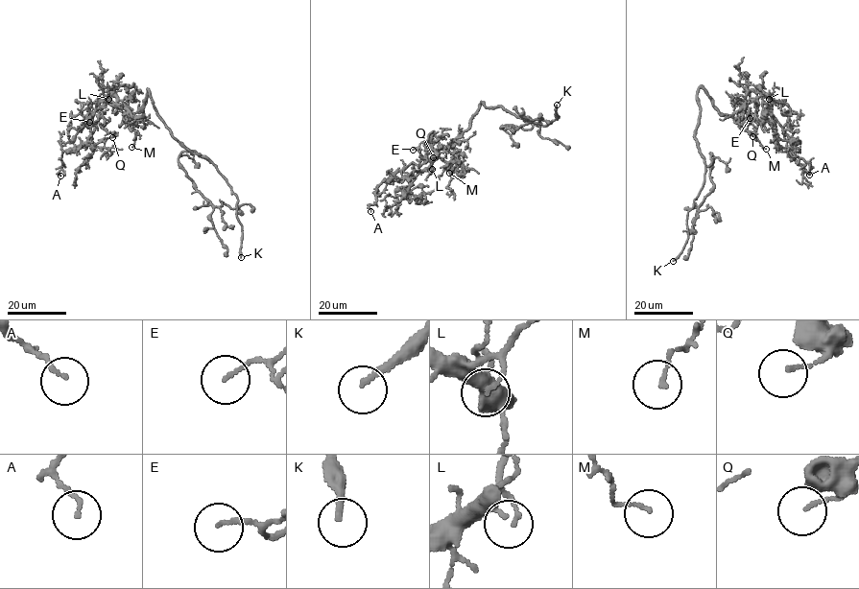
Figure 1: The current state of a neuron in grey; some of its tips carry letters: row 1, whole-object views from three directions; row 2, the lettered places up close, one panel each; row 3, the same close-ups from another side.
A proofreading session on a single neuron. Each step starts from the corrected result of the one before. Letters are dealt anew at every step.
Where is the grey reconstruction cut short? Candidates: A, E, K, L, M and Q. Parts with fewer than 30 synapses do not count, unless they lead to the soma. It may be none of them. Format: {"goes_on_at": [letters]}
{"goes_on_at": ["K"]}

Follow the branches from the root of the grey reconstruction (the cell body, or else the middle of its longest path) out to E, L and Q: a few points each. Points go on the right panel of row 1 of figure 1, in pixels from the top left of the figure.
E: (698, 100), (702, 87), (712, 105), (727, 115), (754, 99), (758, 105), (754, 117), (750, 118)
L: (698, 100), (698, 90), (702, 87), (712, 105), (727, 115), (734, 113), (751, 91), (770, 96), (769, 99)
Q: (698, 100), (702, 87), (712, 105), (727, 115), (754, 99), (758, 105), (746, 130), (752, 136)

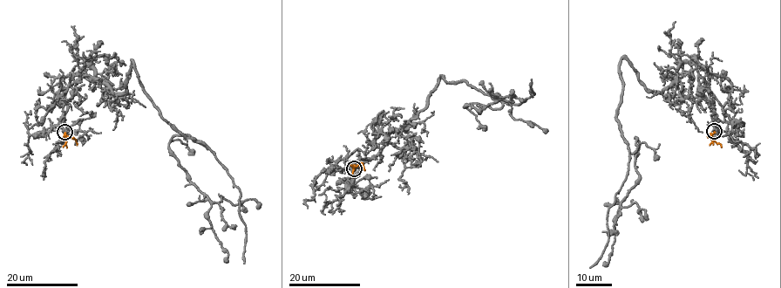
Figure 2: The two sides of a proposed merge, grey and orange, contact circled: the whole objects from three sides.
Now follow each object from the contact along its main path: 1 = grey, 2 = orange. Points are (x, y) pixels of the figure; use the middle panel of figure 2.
1: (354, 168), (423, 108), (441, 76), (503, 104), (464, 107), (506, 100), (516, 120), (546, 133)
2: (354, 168), (359, 164), (364, 170)

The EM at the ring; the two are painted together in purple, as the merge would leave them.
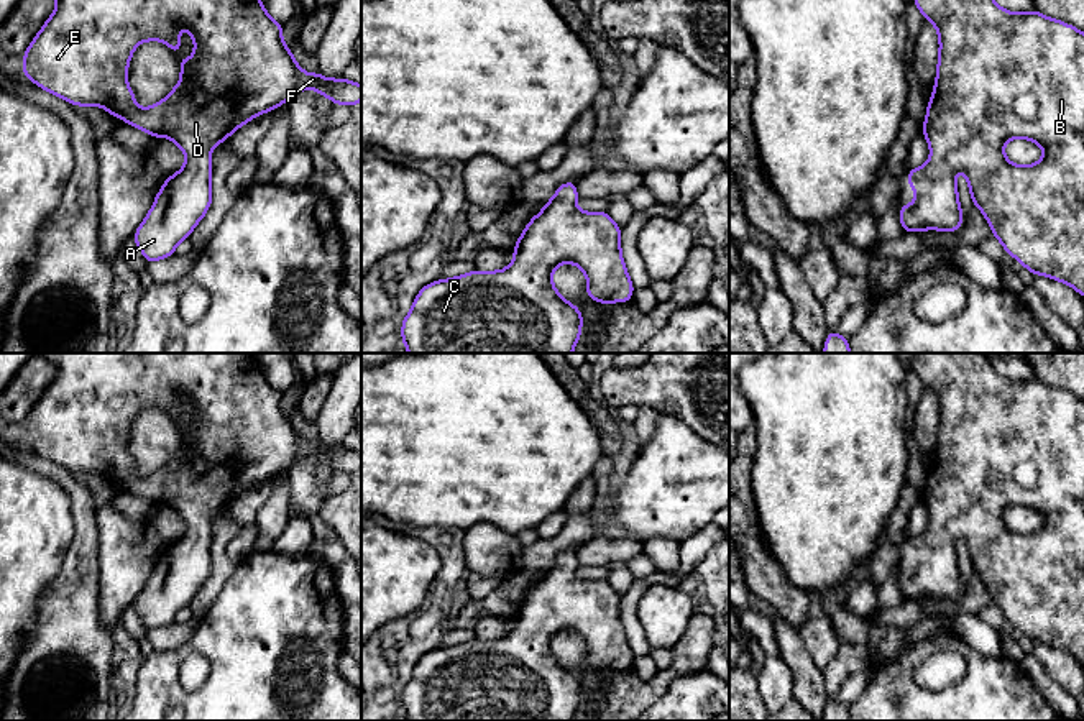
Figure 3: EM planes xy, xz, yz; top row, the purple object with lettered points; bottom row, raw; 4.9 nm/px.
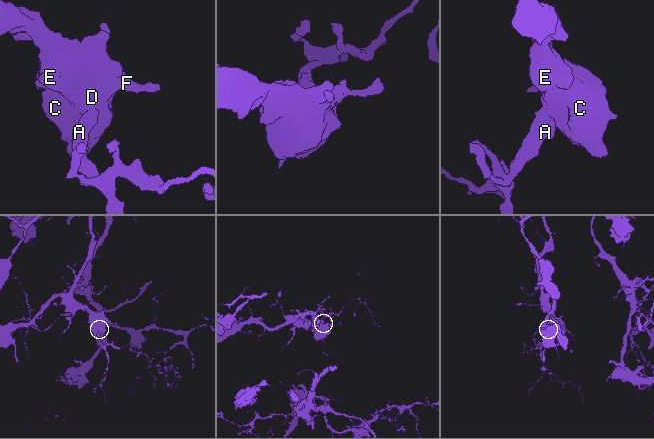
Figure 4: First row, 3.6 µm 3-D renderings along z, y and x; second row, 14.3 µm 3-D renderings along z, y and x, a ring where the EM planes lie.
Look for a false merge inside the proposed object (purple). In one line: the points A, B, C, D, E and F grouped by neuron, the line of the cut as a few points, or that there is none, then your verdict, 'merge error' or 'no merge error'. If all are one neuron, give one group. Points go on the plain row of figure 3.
A B C D E F | no cut | no merge error

